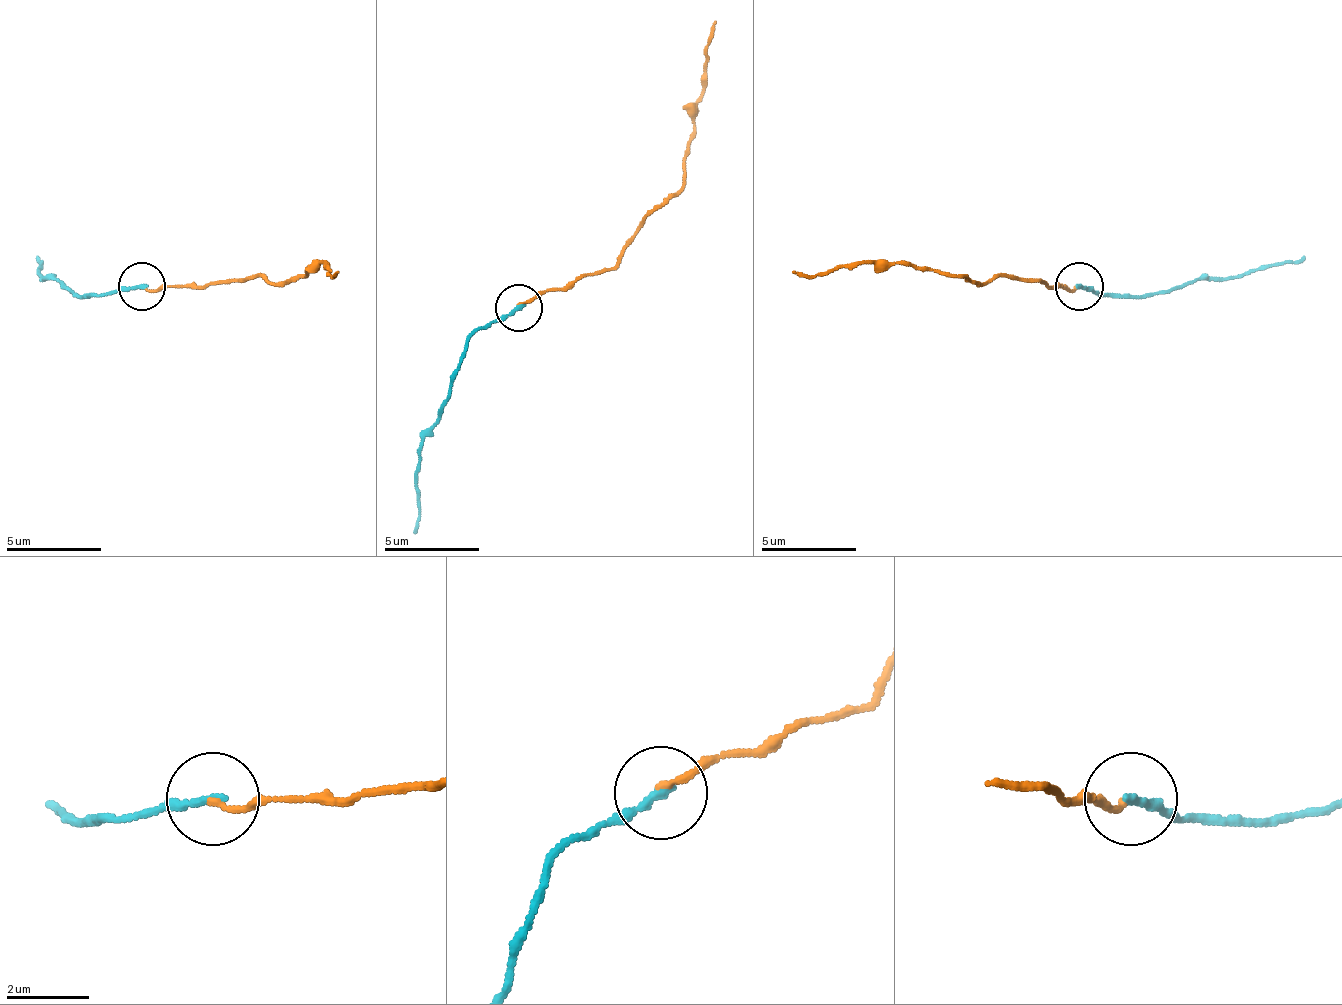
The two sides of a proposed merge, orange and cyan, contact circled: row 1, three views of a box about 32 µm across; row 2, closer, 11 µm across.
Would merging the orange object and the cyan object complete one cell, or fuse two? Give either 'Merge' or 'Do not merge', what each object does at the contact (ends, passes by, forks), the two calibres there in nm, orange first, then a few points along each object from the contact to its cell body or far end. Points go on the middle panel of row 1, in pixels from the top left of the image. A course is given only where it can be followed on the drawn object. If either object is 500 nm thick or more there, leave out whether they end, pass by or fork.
Merge. At the ring orange ends. At the ring cyan ends. Thickness 140 nm (orange) against 220 nm. Course of orange: (518, 306), (612, 268), (631, 235), (684, 183), (693, 102), (702, 93), (707, 36), (717, 22). Course of cyan: (518, 306), (465, 344), (451, 396), (418, 453), (413, 534)

